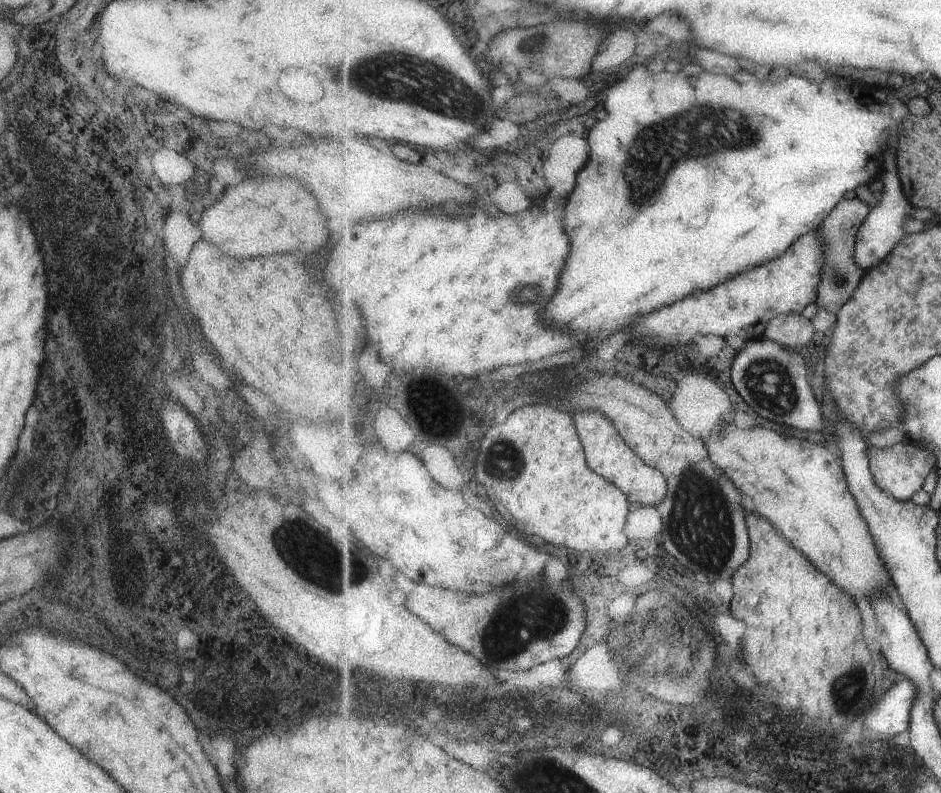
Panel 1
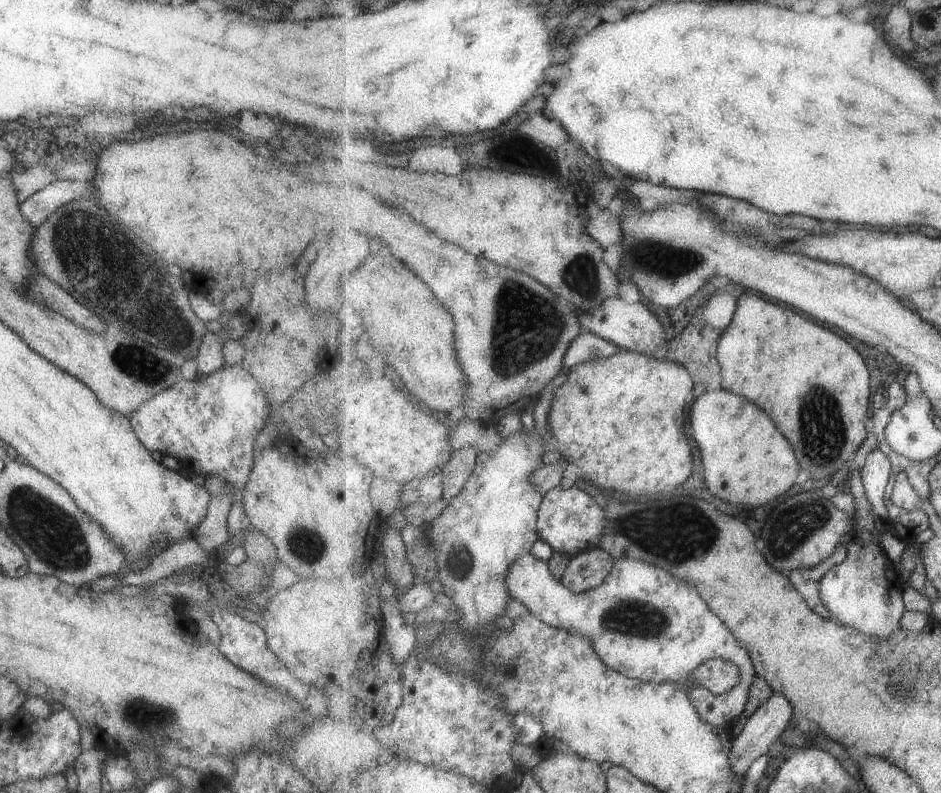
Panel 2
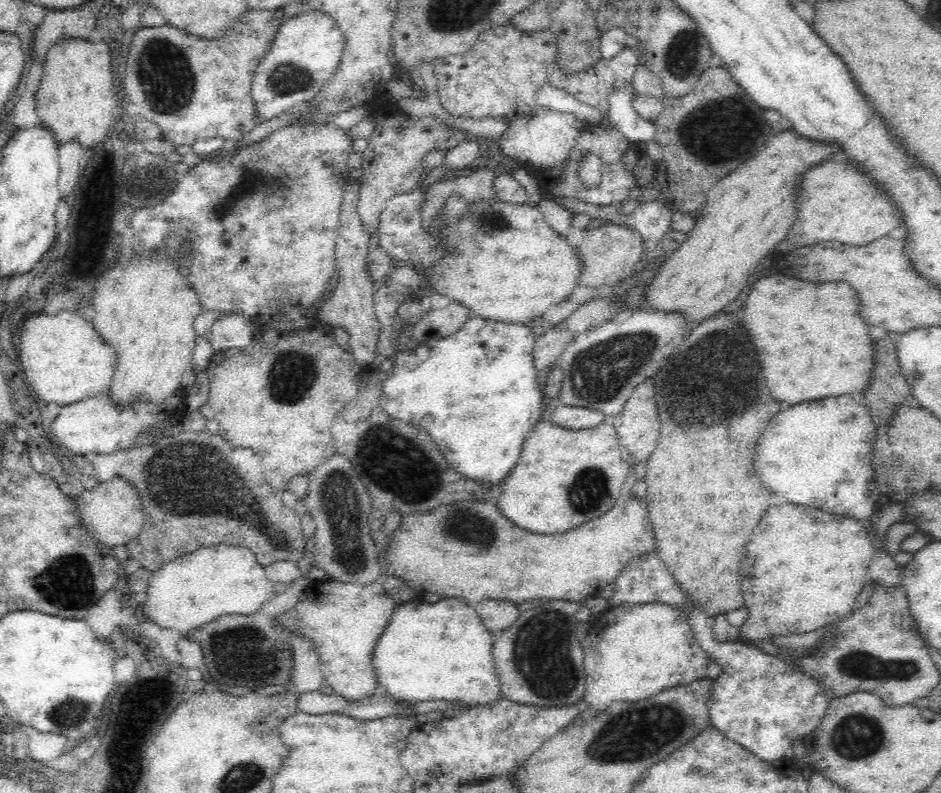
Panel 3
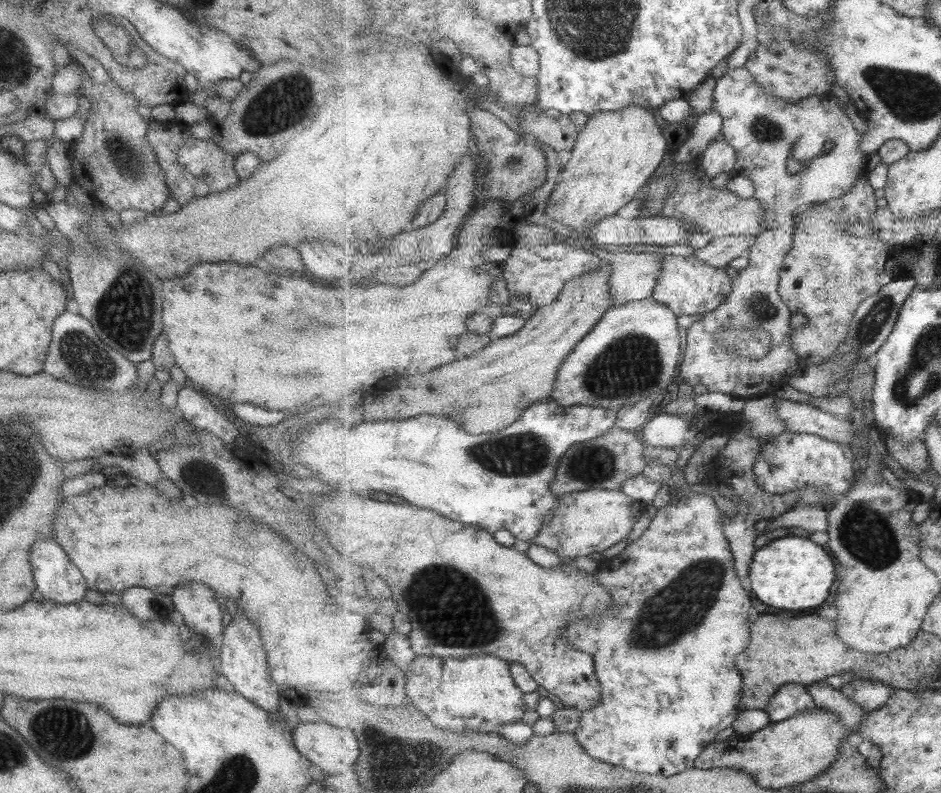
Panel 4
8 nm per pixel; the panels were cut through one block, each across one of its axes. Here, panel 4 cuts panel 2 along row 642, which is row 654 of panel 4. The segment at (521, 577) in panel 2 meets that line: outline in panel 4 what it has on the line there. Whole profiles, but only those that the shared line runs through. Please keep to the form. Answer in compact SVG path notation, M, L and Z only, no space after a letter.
M683 491L672 493L670 501L659 509L644 533L637 540L632 541L620 555L623 562L611 562L609 568L596 573L600 583L612 592L614 607L593 618L582 616L582 618L578 618L574 623L570 622L570 625L564 628L564 637L575 648L594 656L596 673L604 690L602 702L600 701L600 704L593 710L583 712L582 725L575 732L579 744L585 747L589 756L638 773L666 777L675 776L680 772L692 769L699 755L709 745L713 744L713 738L721 730L732 726L740 715L740 711L743 710L740 704L744 698L744 676L737 666L737 657L745 653L749 644L751 644L749 610L753 608L753 600L751 600L749 592L745 590L744 584L739 580L740 576L736 571L734 553L730 540L725 534L724 519L725 516L719 510L719 506L715 504L711 495Z

